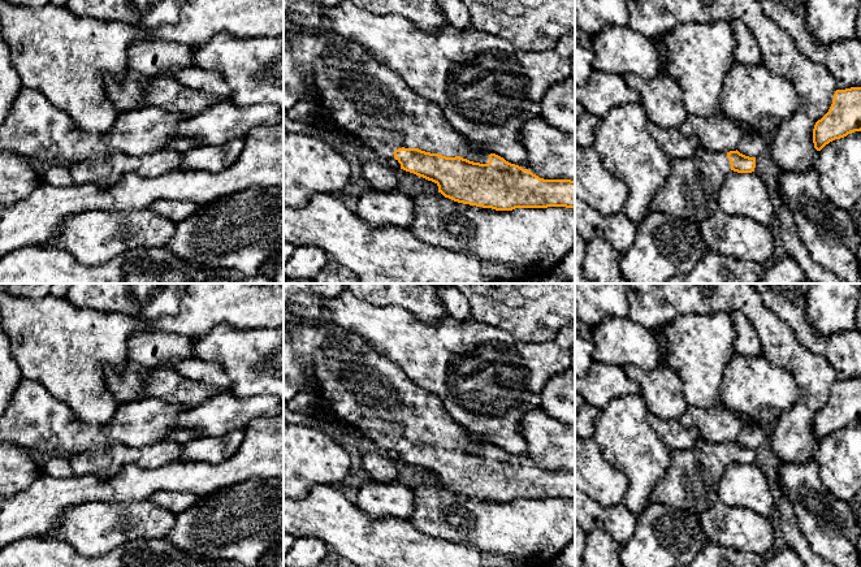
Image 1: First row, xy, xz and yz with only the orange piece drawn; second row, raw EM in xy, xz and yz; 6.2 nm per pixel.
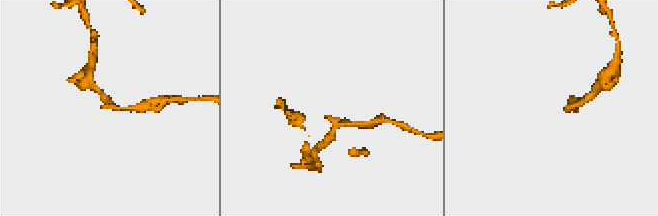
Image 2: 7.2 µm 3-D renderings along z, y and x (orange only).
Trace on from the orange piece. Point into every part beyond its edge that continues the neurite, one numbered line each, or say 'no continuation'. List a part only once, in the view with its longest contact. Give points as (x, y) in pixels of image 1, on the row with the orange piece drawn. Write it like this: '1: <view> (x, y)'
1: xz (360, 95)

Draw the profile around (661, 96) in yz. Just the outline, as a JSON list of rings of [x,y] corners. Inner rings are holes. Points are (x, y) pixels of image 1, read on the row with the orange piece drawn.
[[[663,73],[652,79],[627,74],[624,81],[640,95],[640,103],[648,118],[656,125],[679,129],[684,124],[688,113],[684,107],[683,88],[674,78]]]

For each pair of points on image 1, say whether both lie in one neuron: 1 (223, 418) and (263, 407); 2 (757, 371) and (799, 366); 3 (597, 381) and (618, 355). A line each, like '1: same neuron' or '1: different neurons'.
1: same neuron
2: different neurons
3: different neurons

